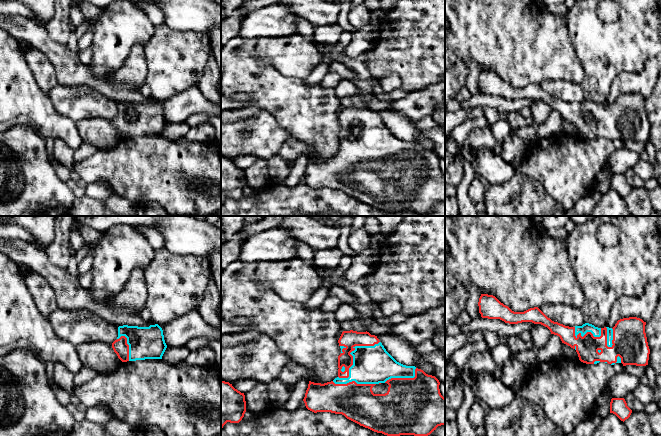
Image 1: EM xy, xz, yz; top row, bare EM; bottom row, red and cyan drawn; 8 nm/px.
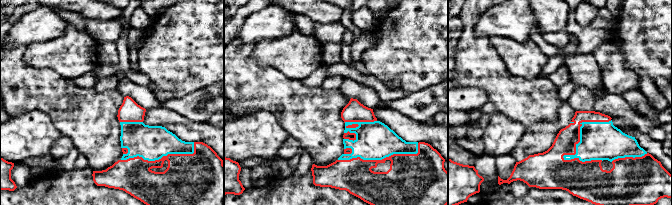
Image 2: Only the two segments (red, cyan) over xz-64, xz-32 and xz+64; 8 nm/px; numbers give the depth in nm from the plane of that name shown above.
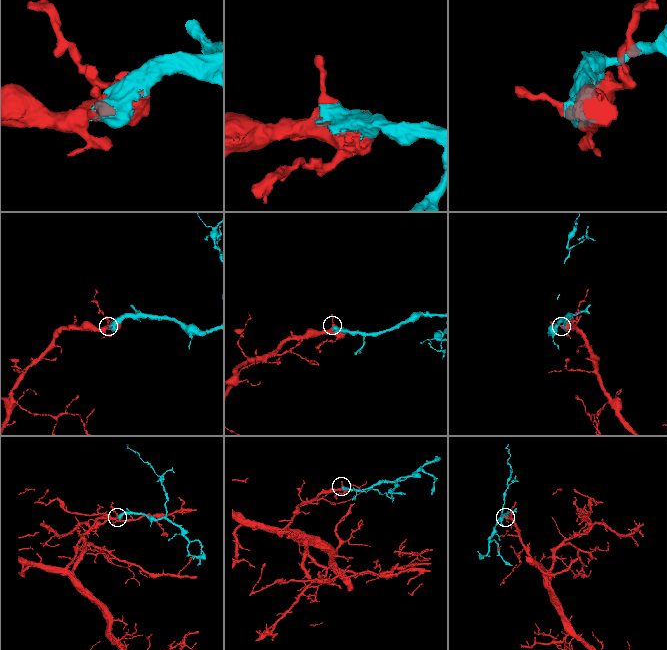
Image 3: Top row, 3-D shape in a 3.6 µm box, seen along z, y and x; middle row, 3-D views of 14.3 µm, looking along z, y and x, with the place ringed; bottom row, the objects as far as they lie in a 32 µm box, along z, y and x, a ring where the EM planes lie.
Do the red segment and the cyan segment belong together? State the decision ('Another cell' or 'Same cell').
Same cell

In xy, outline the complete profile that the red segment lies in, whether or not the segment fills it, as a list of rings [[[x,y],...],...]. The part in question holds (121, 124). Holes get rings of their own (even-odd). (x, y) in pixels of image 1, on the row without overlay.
[[[158,101],[118,103],[118,113],[112,124],[122,138],[162,135],[167,124],[163,106]]]

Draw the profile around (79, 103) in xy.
[[[87,85],[57,86],[47,94],[56,111],[79,124],[88,119],[112,120],[118,103]]]

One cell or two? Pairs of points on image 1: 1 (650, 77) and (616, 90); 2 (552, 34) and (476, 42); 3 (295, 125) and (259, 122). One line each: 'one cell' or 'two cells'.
1: one cell
2: one cell
3: two cells

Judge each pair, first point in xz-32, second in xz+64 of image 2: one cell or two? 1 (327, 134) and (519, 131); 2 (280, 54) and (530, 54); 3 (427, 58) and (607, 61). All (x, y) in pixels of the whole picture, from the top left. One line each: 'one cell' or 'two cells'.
1: two cells
2: one cell
3: two cells

